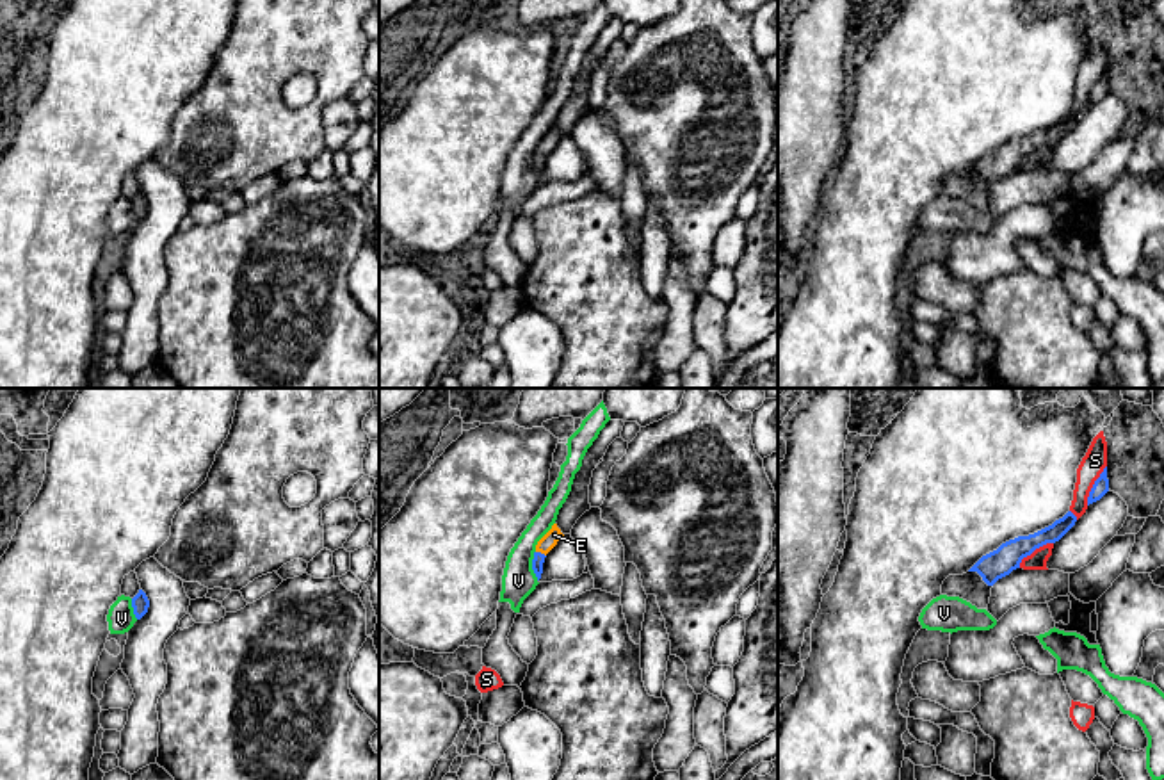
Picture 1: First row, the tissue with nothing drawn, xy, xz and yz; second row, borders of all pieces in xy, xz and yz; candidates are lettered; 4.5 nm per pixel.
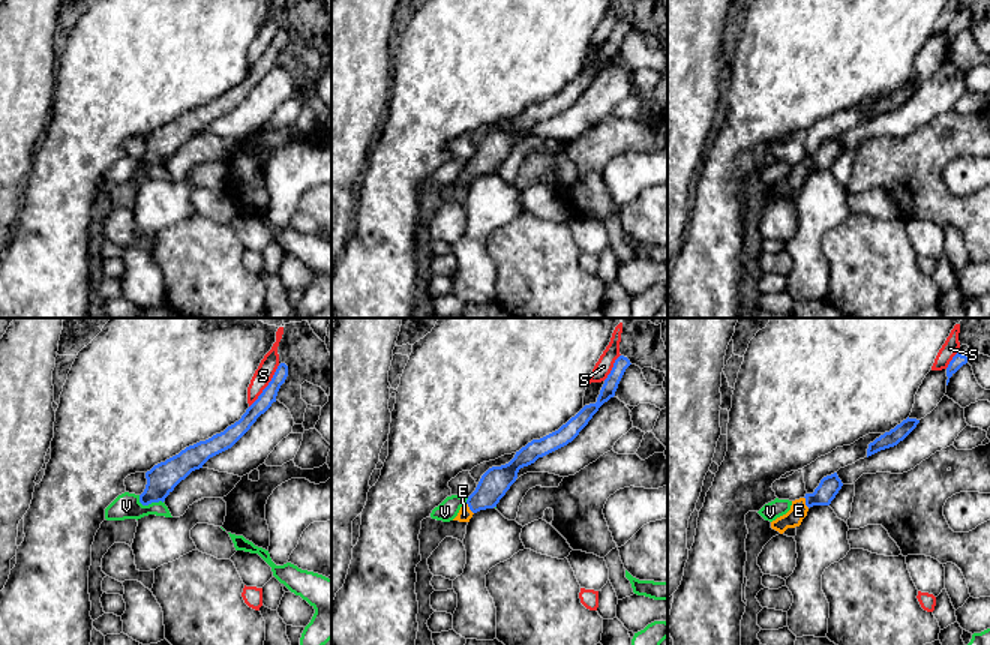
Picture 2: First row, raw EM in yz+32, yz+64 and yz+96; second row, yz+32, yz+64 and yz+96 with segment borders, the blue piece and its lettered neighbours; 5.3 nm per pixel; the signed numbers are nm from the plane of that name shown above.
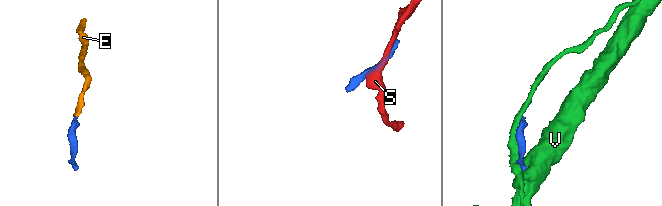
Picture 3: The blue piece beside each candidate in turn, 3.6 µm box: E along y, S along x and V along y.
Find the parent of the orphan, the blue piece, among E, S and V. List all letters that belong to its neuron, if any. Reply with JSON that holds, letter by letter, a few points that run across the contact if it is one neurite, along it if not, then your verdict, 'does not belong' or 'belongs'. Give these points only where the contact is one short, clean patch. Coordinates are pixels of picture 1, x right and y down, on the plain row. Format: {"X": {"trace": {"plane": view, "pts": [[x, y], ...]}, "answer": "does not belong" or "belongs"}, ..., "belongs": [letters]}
{"E": {"trace": {"plane": "xz", "pts": [[538, 161], [540, 154], [554, 136]]}, "answer": "belongs"}, "S": {"answer": "does not belong"}, "V": {"trace": {"plane": "xz", "pts": [[534, 152], [533, 173], [538, 180]]}, "answer": "does not belong"}, "belongs": ["E"]}

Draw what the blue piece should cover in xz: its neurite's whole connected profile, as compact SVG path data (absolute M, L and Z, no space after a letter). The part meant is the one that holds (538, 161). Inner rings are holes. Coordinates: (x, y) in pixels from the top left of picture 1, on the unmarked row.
M554 125L552 130L538 142L534 160L532 160L532 171L538 178L538 182L541 180L543 164L545 164L546 155L557 146L557 142L562 137L564 135L557 128L557 125Z

